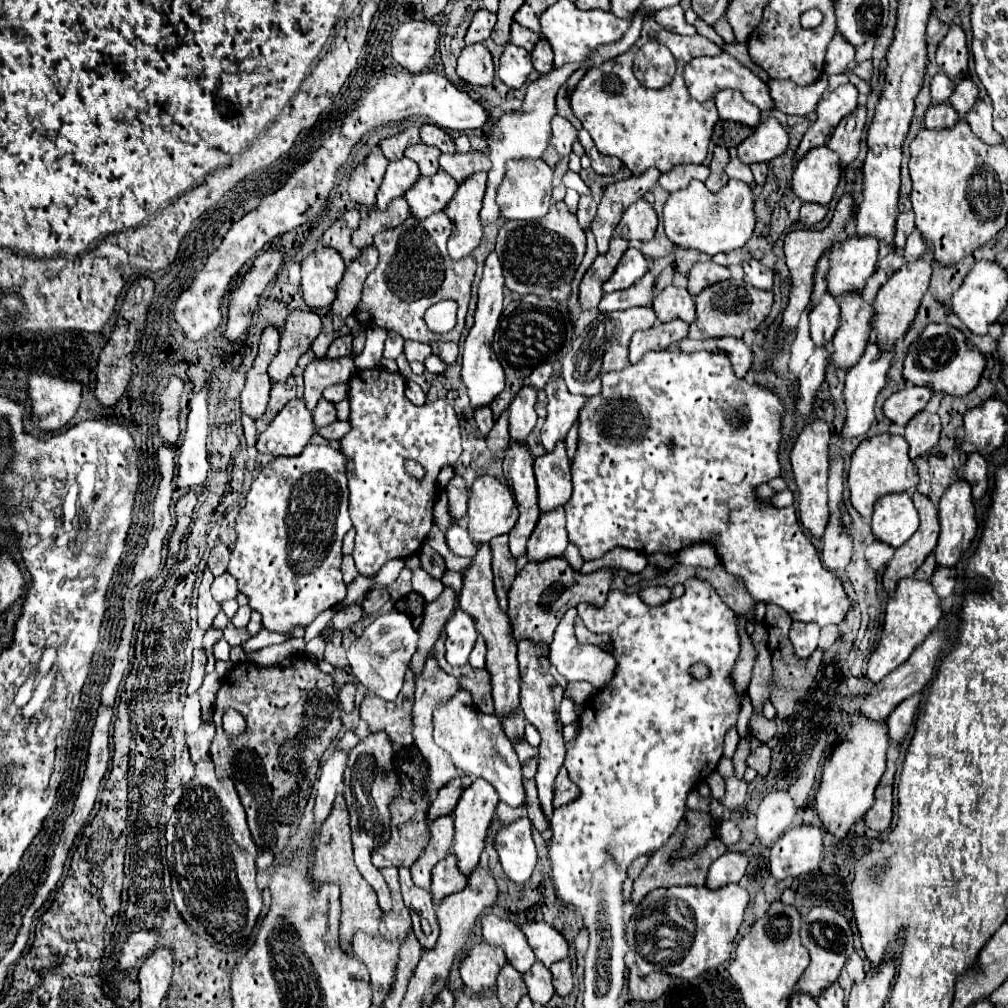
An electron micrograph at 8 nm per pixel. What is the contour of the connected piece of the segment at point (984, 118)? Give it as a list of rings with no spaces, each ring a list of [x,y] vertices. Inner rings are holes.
[[[979,100],[979,102],[975,104],[975,108],[973,108],[973,112],[969,112],[969,116],[965,116],[965,120],[969,122],[969,126],[971,126],[971,130],[975,132],[975,136],[979,136],[985,144],[999,146],[999,144],[1003,144],[1003,140],[1001,140],[1001,136],[995,132],[991,116],[993,116],[993,108],[991,108],[989,104],[985,104],[985,102]]]

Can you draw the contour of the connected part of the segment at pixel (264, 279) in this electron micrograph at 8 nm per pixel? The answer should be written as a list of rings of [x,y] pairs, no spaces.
[[[267,250],[257,256],[253,268],[245,274],[243,282],[235,286],[231,292],[229,314],[227,314],[227,328],[225,336],[229,340],[237,340],[253,322],[253,314],[259,308],[259,300],[269,286],[269,282],[279,272],[285,260],[285,252],[281,250]]]

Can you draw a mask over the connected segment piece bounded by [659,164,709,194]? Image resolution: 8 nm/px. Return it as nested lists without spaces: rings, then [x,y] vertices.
[[[689,164],[689,166],[673,168],[673,172],[663,174],[661,180],[659,180],[659,186],[671,194],[671,192],[677,192],[677,190],[685,190],[693,178],[705,182],[707,176],[709,176],[709,168],[705,164],[699,164],[699,166]]]

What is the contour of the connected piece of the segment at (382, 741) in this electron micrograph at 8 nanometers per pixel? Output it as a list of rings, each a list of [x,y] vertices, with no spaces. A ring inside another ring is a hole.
[[[385,732],[369,734],[365,740],[361,740],[351,752],[349,762],[345,768],[345,800],[351,814],[351,830],[353,830],[353,850],[355,850],[355,864],[363,878],[375,888],[379,896],[379,906],[383,912],[389,912],[393,908],[389,886],[383,878],[383,874],[373,866],[371,854],[377,846],[387,844],[391,838],[391,812],[389,806],[395,798],[395,792],[399,790],[399,776],[393,766],[393,742]]]

